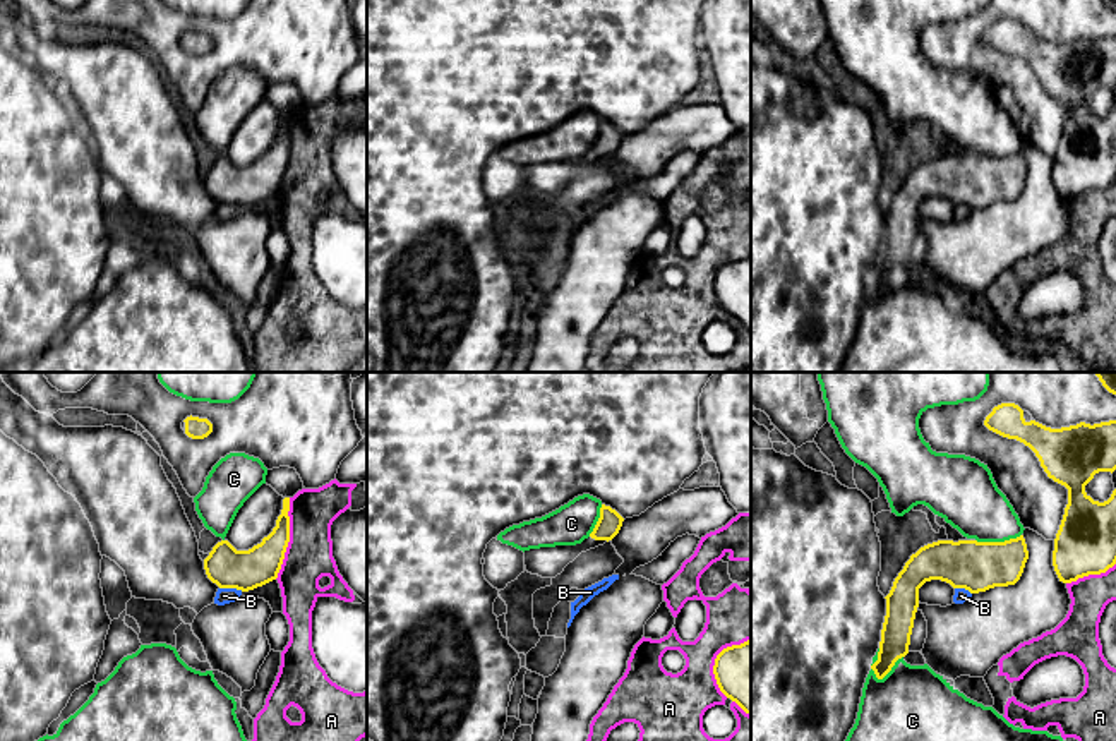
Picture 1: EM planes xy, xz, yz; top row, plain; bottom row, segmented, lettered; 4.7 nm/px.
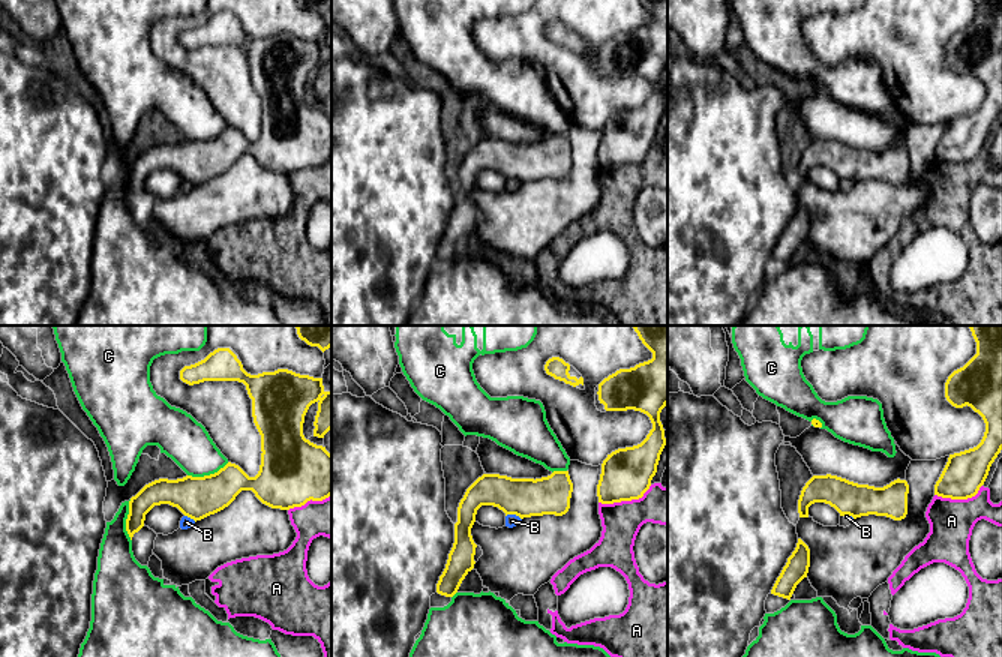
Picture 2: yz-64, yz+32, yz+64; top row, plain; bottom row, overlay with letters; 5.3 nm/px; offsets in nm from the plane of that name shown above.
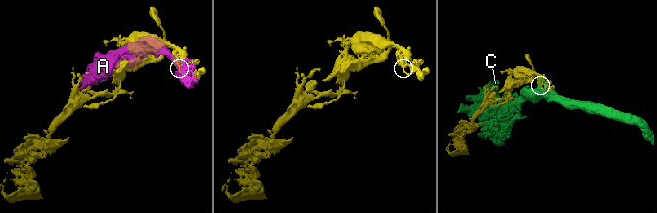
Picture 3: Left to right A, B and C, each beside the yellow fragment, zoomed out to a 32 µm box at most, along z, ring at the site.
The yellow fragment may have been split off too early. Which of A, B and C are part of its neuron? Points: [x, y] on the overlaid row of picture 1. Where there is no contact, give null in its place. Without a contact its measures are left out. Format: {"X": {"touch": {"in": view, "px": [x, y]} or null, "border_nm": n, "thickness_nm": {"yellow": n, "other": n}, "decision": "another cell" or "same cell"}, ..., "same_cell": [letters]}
{"A": {"touch": {"in": "xy", "px": [288, 539]}, "border_nm": 400, "thickness_nm": {"yellow": 190, "other": 220}, "decision": "another cell"}, "B": {"touch": {"in": "xy", "px": [232, 587]}, "border_nm": 110, "thickness_nm": {"yellow": 190, "other": 80}, "decision": "another cell"}, "C": {"touch": {"in": "yz", "px": [888, 671]}, "border_nm": 170, "thickness_nm": {"yellow": 140, "other": 360}, "decision": "another cell"}, "same_cell": []}

